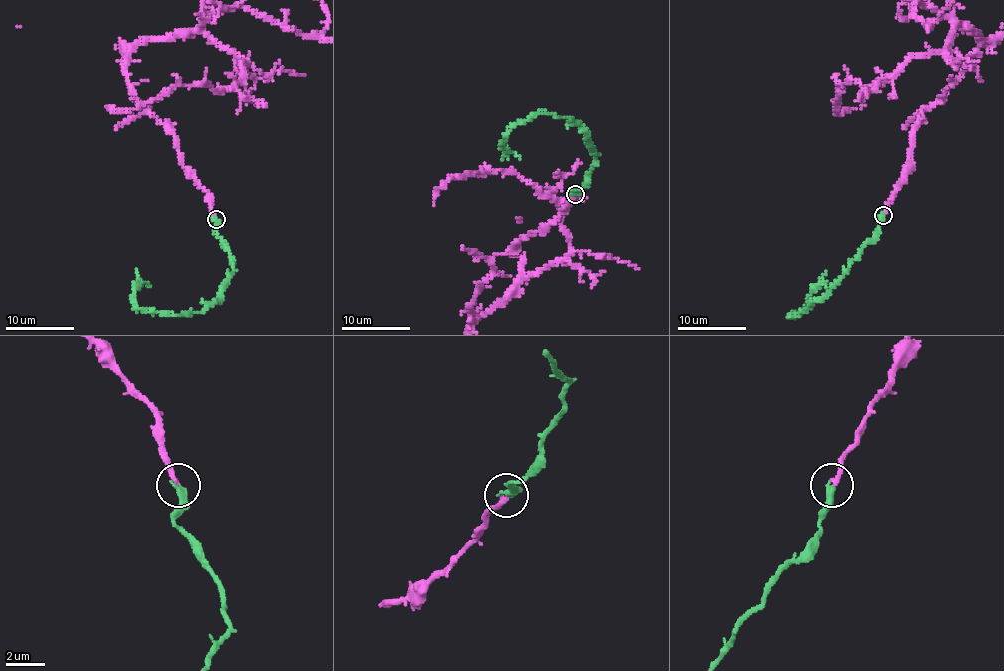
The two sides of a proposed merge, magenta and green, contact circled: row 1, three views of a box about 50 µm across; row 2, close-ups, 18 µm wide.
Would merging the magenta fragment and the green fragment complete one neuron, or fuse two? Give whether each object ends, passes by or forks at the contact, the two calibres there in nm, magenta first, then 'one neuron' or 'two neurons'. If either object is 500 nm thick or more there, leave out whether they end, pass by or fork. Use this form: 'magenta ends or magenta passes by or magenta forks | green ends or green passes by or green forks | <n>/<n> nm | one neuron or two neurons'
magenta ends | green ends | 240/400 nm | one neuron

